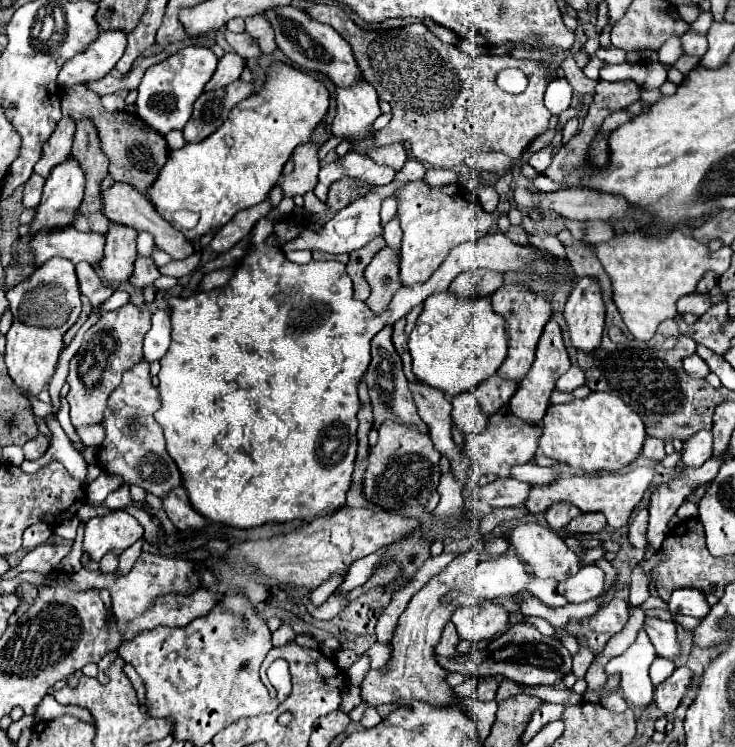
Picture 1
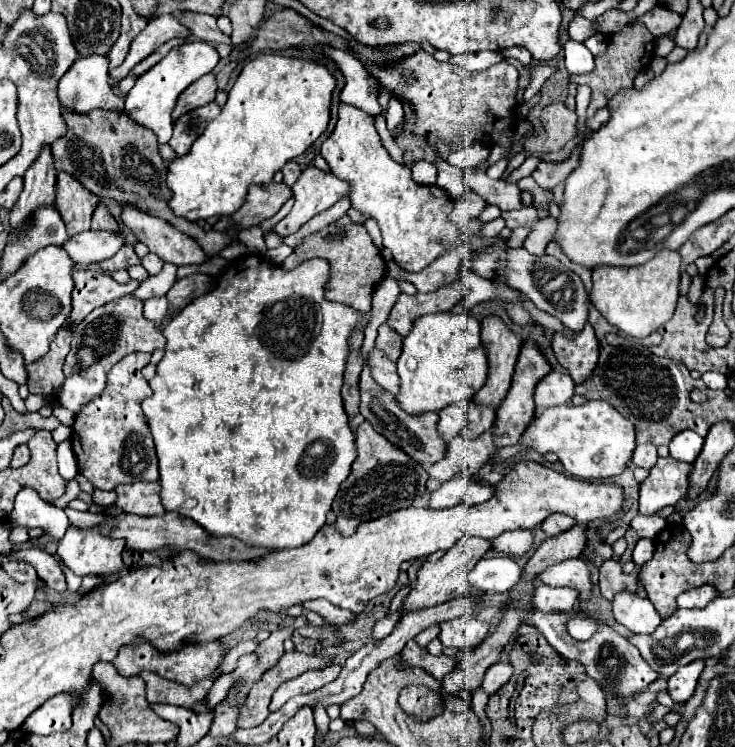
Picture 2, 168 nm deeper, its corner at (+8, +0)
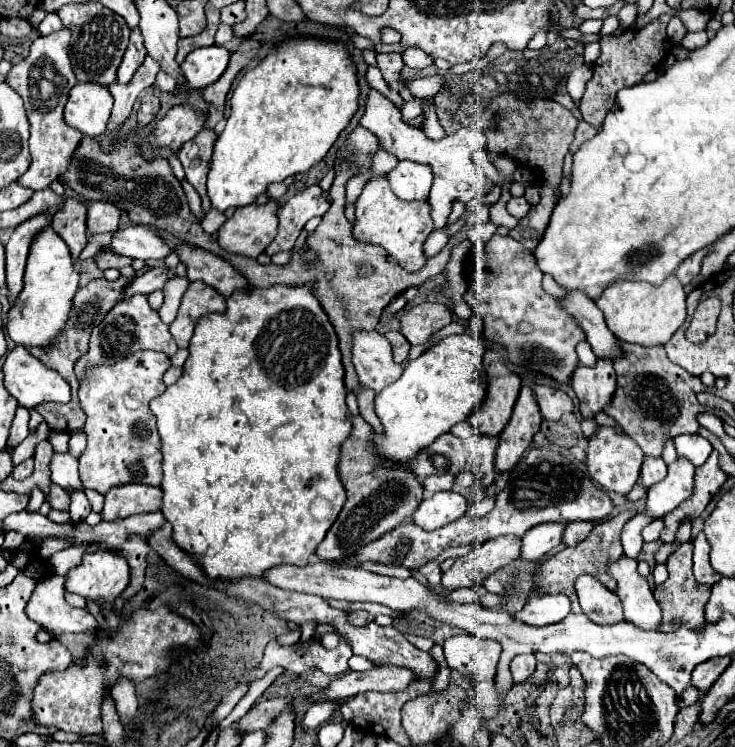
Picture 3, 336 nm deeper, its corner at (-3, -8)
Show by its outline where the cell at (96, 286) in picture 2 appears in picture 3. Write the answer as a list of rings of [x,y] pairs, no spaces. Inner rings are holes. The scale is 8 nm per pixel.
[[[149,269],[147,273],[143,273],[141,277],[133,279],[133,281],[125,287],[125,291],[123,291],[123,295],[121,295],[121,299],[119,299],[117,303],[125,301],[127,297],[133,297],[133,295],[137,295],[137,293],[149,295],[149,293],[161,289],[161,287],[165,285],[167,277],[169,277],[169,273],[167,273],[165,269]]]

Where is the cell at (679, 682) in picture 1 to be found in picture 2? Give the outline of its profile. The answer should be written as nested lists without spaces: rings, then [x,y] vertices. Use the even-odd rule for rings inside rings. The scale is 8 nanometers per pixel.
[[[692,661],[690,665],[684,665],[676,671],[676,675],[672,675],[668,679],[668,693],[674,701],[678,703],[684,703],[692,697],[694,689],[696,689],[696,683],[698,683],[698,677],[704,669],[704,661]]]

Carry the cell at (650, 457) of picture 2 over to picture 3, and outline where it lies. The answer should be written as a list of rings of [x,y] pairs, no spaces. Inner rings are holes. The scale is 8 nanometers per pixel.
[[[645,457],[641,467],[641,483],[645,487],[651,487],[659,483],[667,475],[667,465],[661,457]]]

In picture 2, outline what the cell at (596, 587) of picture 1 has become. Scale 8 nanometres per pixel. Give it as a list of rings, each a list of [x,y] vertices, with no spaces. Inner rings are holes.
[[[540,583],[534,589],[532,607],[542,613],[562,613],[562,611],[572,611],[576,607],[576,601],[578,601],[576,591]]]

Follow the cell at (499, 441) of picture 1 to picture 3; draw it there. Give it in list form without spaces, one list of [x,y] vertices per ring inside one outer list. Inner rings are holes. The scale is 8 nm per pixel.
[[[431,475],[423,481],[425,493],[435,493],[435,491],[449,491],[455,485],[457,475]]]

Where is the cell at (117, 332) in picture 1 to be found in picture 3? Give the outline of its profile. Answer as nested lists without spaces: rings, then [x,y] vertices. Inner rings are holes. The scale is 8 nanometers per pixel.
[[[133,295],[127,301],[115,305],[105,317],[103,321],[93,329],[91,333],[91,341],[89,341],[89,353],[85,353],[77,363],[75,363],[75,375],[77,381],[81,383],[87,375],[87,371],[93,365],[115,365],[131,355],[135,355],[135,351],[161,351],[167,357],[173,357],[177,351],[175,339],[169,333],[169,327],[161,321],[161,317],[157,315],[157,311],[153,311],[147,303],[145,295]]]

